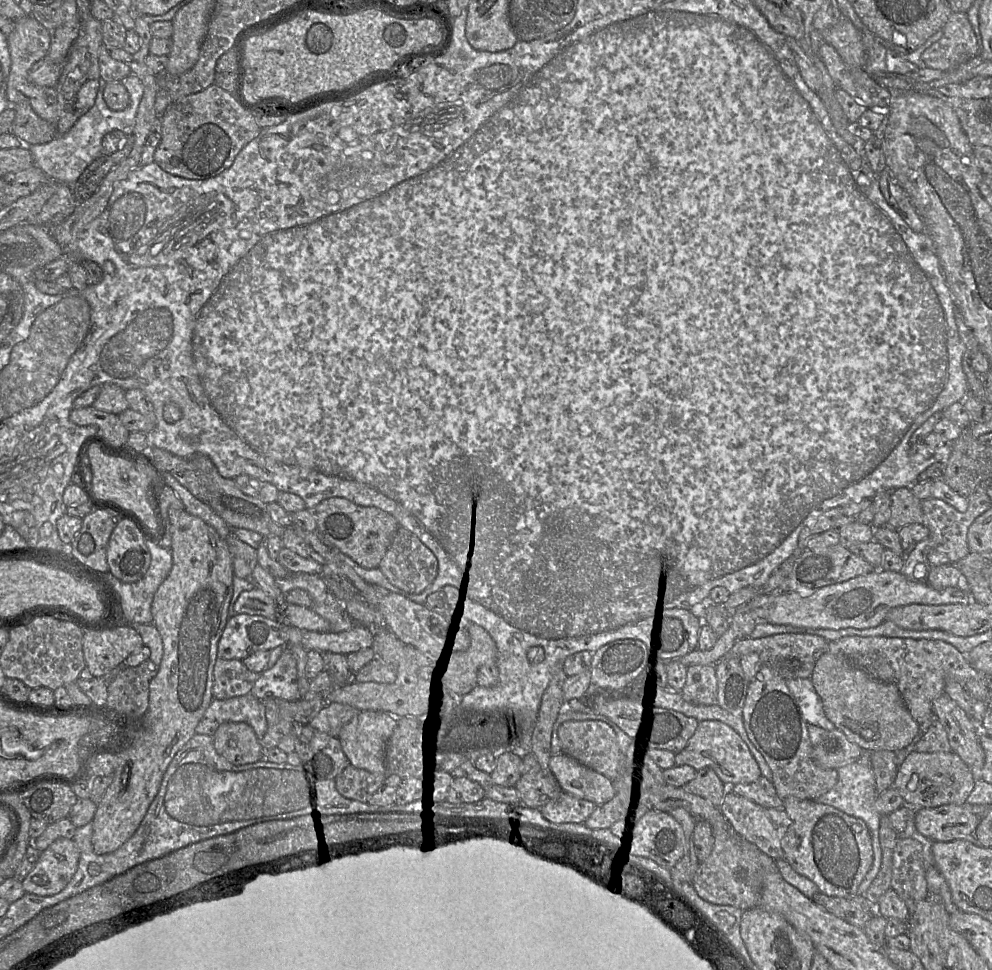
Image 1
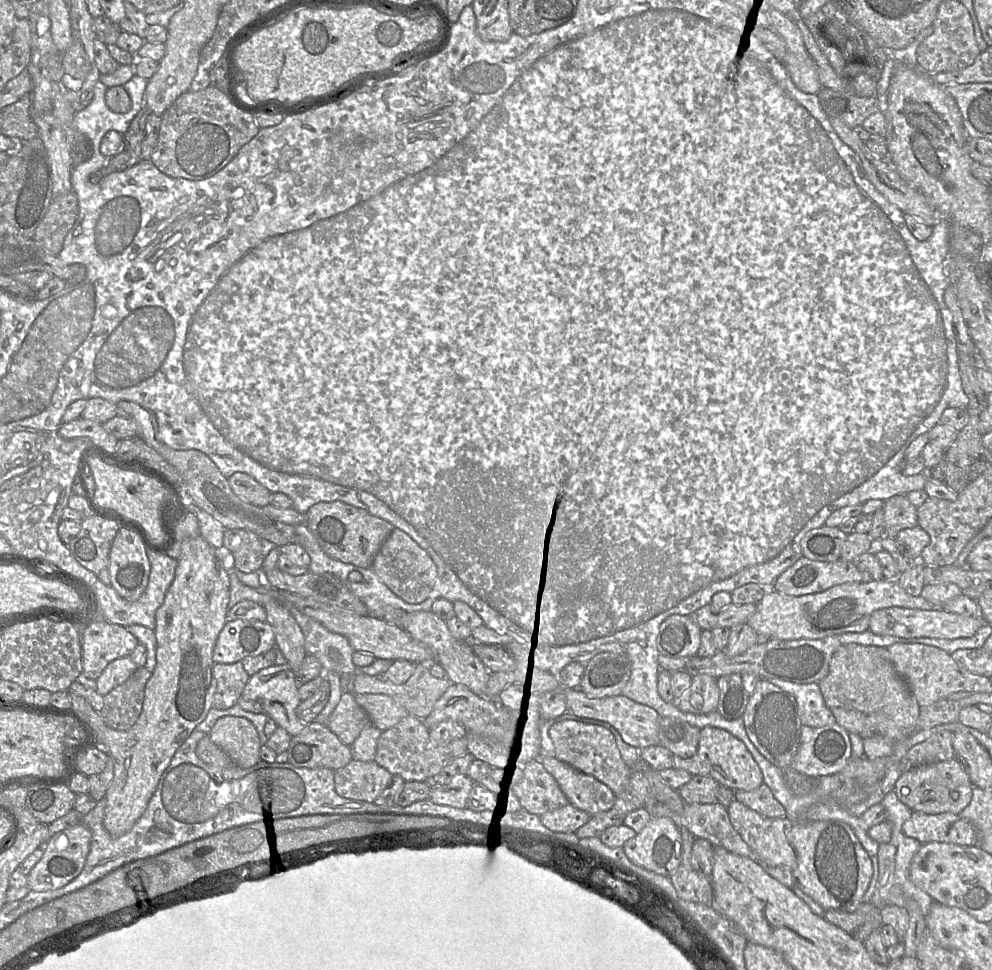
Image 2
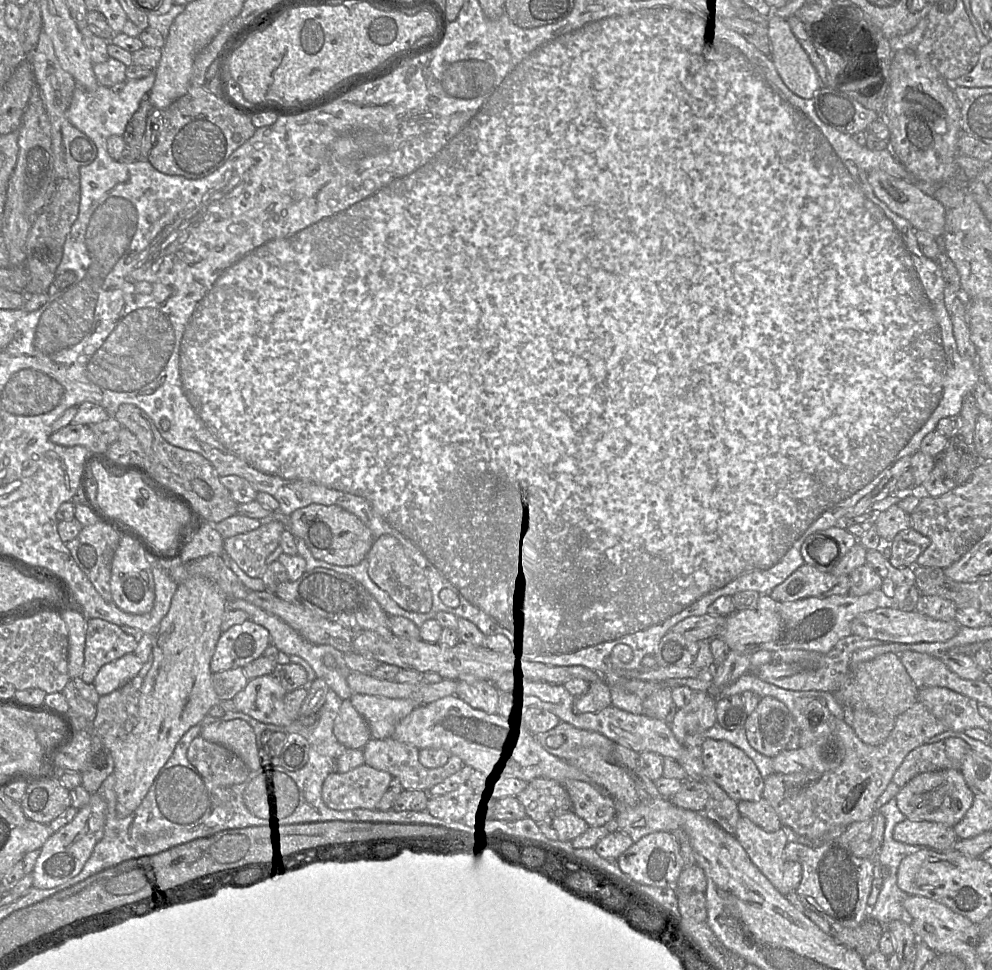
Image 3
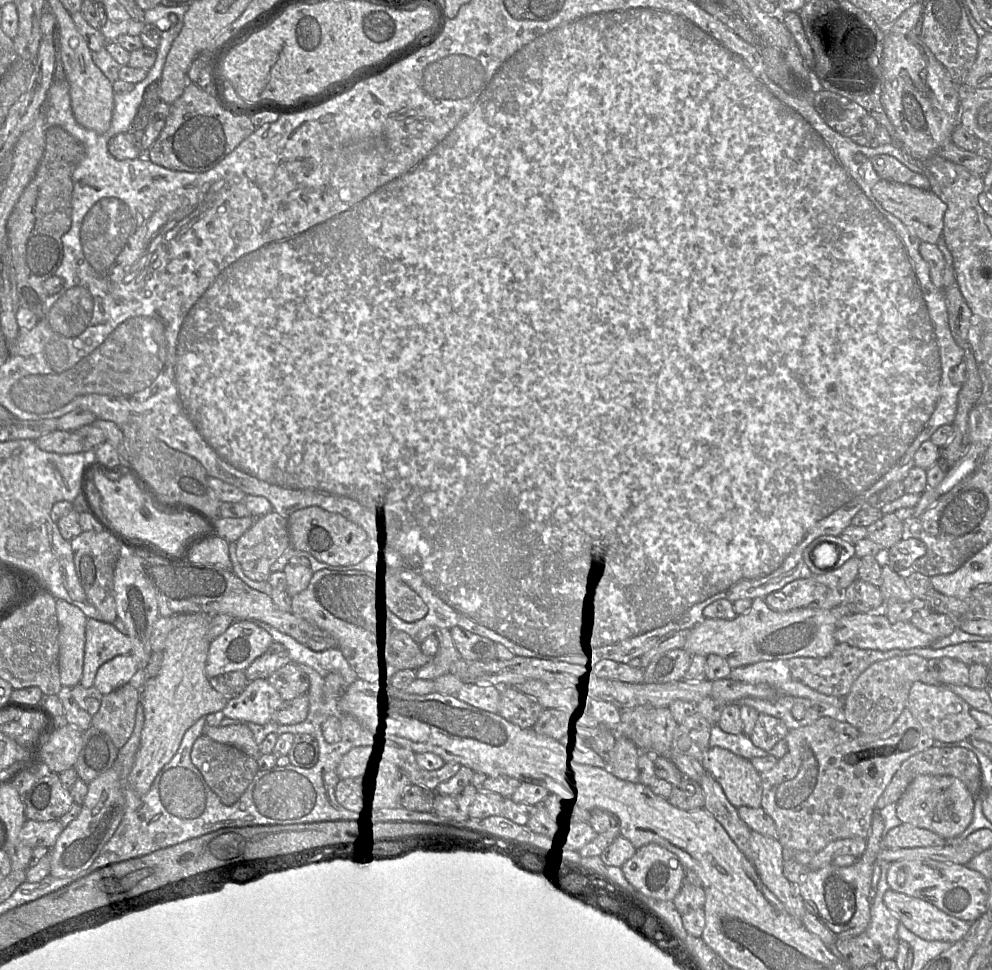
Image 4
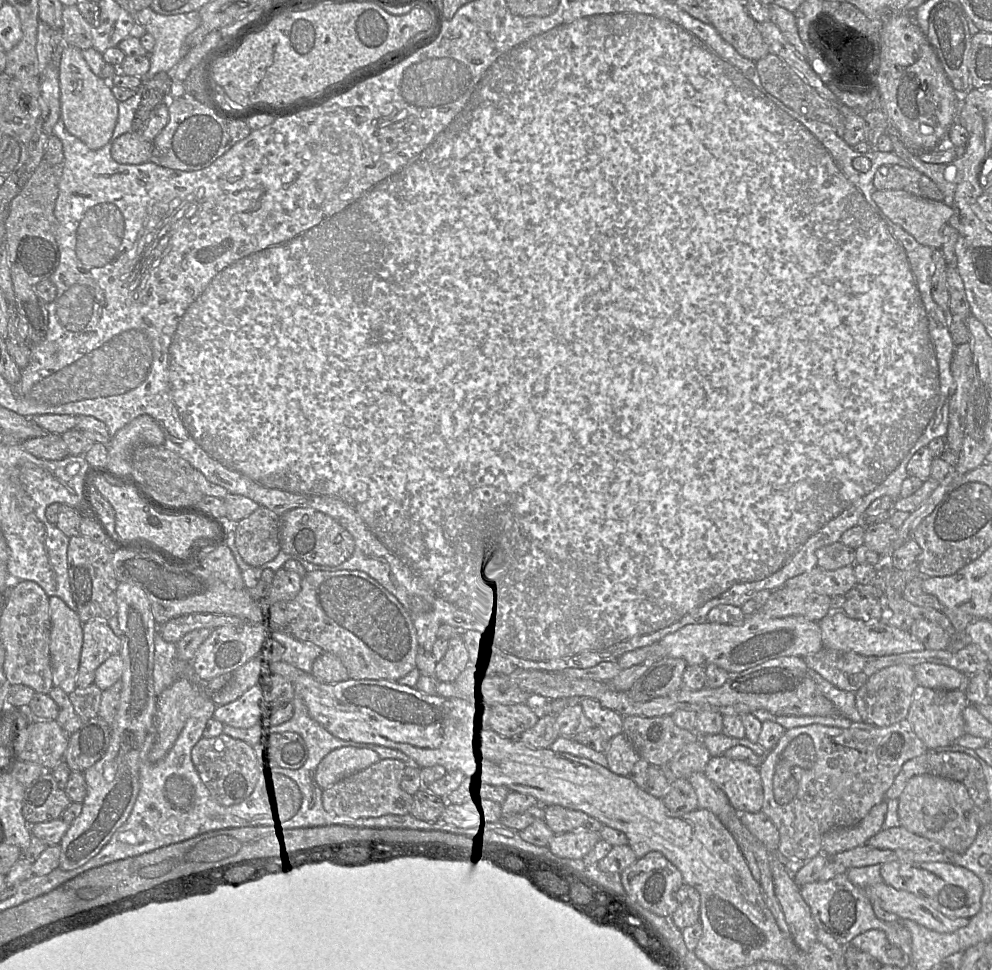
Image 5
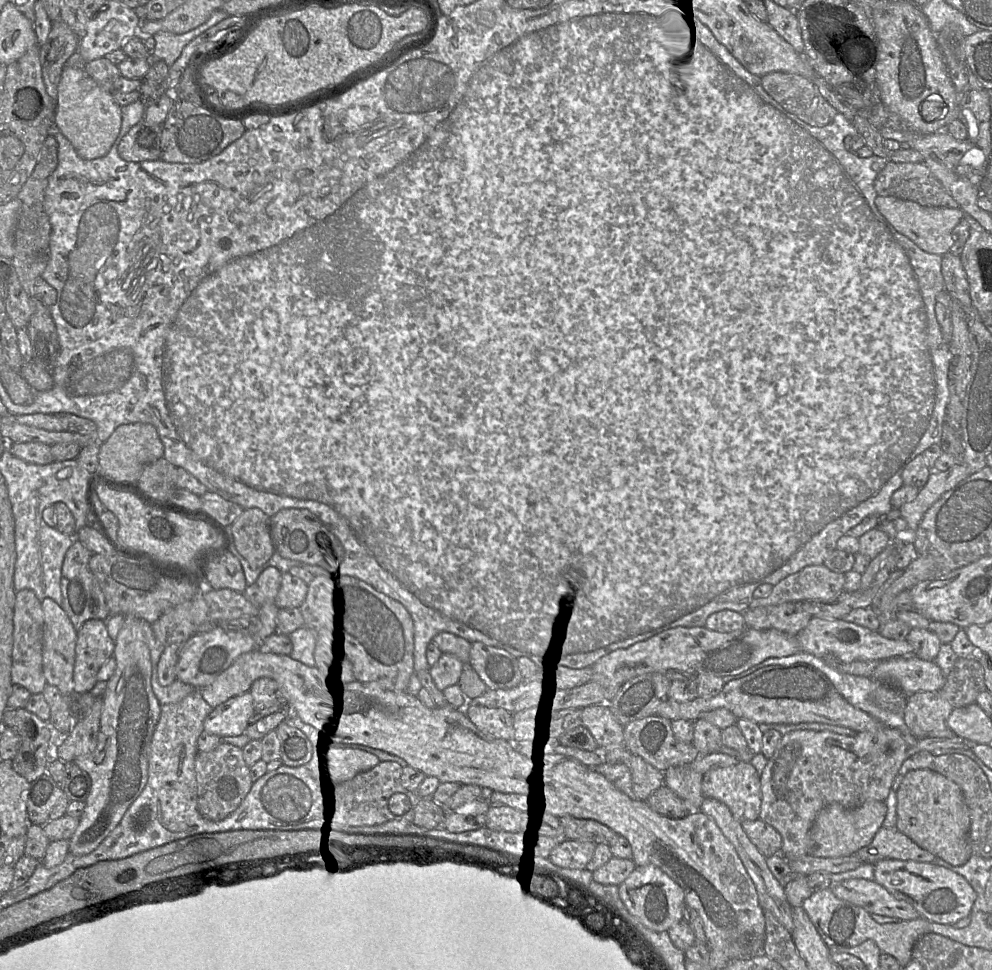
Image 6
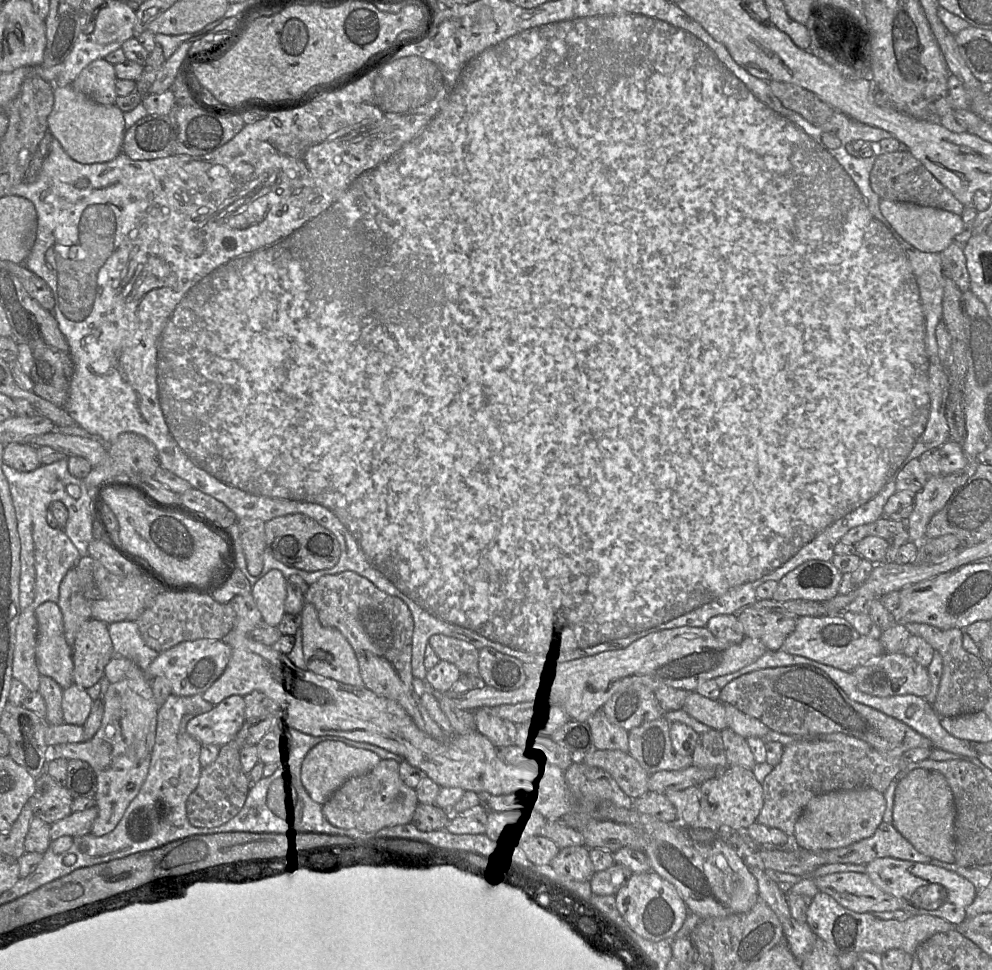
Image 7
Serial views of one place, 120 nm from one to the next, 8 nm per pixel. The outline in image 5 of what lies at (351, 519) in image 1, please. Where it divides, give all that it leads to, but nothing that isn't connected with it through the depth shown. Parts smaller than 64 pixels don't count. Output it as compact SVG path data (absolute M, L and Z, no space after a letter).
M312 508L292 509L279 519L279 542L281 551L298 556L315 565L336 567L347 561L354 553L352 535L330 516Z

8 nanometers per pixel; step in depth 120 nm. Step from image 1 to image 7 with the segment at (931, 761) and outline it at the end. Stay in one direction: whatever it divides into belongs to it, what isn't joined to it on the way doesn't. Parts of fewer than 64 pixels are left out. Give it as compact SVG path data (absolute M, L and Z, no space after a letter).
M914 769L897 783L892 825L918 852L942 862L955 863L955 817L954 797L940 772Z

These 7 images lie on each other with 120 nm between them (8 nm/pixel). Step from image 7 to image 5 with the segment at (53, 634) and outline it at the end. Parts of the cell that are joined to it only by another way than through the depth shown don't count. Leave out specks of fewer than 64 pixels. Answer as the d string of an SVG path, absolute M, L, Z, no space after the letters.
M49 597L49 611L51 619L49 649L53 686L60 687L70 694L77 687L77 674L83 644L83 624L78 614L58 597Z

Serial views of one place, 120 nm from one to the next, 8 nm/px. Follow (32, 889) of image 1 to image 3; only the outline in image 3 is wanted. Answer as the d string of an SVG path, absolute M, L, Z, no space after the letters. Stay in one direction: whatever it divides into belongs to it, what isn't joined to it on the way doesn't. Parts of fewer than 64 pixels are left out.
M95 792L89 802L78 810L74 819L54 832L41 848L33 875L33 887L41 889L54 888L76 876L91 857L95 845L104 835L107 816L107 804Z

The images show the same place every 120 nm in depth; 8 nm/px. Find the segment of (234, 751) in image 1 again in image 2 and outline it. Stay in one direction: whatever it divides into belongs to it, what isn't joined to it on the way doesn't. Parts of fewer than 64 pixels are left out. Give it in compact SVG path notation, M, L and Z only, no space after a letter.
M220 717L207 735L229 756L233 765L249 768L261 761L262 744L257 729L244 717Z

